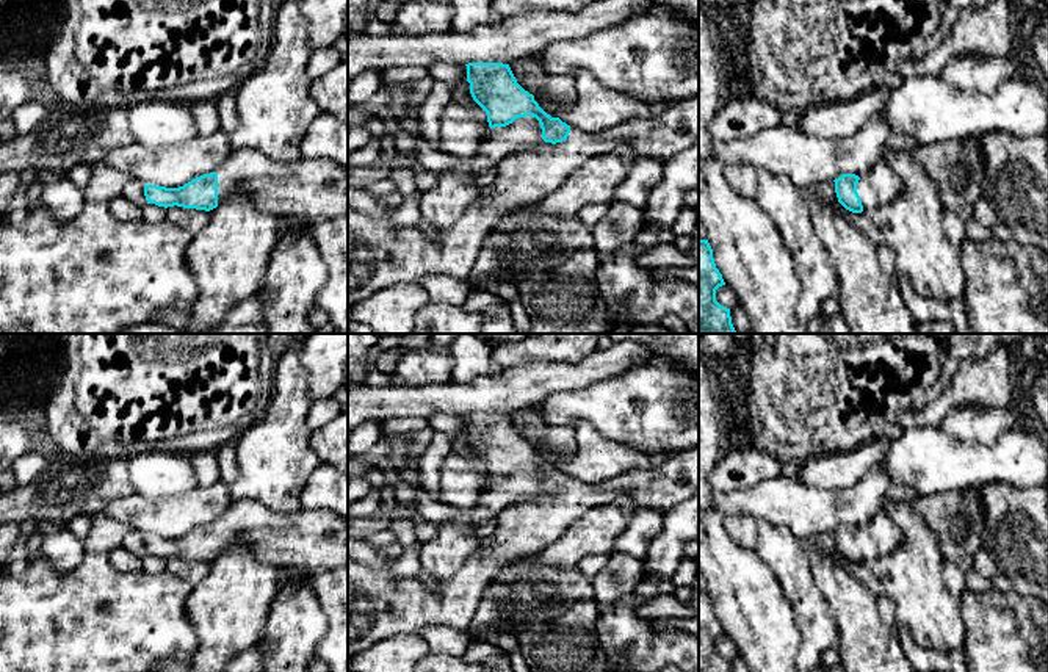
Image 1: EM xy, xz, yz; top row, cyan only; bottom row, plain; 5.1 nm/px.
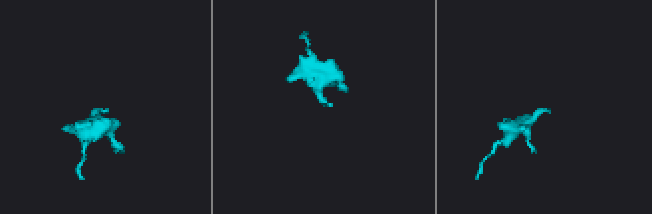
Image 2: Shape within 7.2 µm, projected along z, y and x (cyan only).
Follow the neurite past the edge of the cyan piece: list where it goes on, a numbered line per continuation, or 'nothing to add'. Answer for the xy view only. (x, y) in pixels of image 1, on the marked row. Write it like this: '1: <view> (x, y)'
1: xy (310, 188)

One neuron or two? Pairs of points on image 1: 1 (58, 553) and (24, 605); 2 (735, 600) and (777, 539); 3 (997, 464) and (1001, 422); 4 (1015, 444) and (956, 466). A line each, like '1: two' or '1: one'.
1: two
2: two
3: two
4: one

